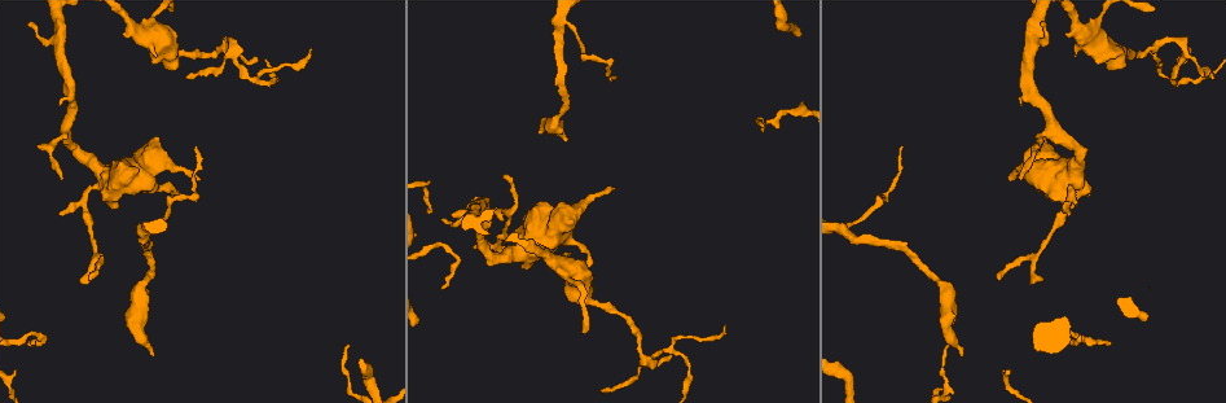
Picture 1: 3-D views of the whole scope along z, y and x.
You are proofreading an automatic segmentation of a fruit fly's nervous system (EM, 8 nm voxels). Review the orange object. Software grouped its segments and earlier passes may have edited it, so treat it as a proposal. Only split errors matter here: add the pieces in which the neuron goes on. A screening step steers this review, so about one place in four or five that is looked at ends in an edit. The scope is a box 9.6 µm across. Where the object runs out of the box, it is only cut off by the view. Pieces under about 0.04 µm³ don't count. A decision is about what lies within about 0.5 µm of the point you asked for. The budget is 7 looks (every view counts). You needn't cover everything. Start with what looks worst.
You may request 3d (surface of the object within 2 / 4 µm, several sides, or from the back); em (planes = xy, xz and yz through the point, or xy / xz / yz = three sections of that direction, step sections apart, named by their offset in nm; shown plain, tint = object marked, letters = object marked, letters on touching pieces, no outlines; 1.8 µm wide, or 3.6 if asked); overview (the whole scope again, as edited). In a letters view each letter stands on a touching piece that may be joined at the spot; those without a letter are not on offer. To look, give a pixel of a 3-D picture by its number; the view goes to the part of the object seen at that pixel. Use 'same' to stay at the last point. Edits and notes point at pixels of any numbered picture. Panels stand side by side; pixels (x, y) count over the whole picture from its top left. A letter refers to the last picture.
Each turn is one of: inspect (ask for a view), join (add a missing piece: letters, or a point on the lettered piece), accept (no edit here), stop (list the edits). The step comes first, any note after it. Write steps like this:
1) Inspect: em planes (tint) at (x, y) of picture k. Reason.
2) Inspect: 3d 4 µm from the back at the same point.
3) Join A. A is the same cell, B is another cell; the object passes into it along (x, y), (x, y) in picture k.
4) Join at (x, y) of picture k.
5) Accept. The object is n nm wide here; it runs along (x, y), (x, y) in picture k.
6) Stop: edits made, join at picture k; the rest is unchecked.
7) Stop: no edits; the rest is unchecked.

Inspect: em yz step 4 (tint) at (569, 139) of picture 1. Branch stops here.

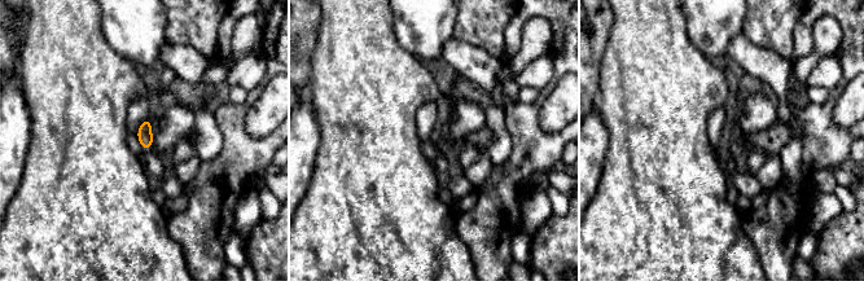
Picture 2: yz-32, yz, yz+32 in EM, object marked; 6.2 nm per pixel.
Inspect: em planes (letters) at the same point. Cut it another way.

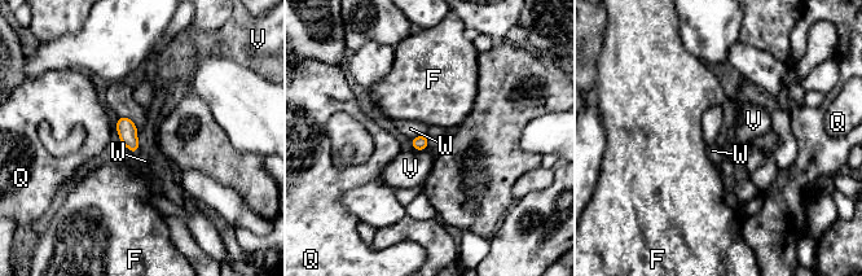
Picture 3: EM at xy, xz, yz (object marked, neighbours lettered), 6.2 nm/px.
Accept. The longest contact is with W, 100 nm; F, Q, V and W are other cells; none of them fits.

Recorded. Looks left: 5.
Inspect: em planes (plain) at (724, 327) of picture 1. Free end.

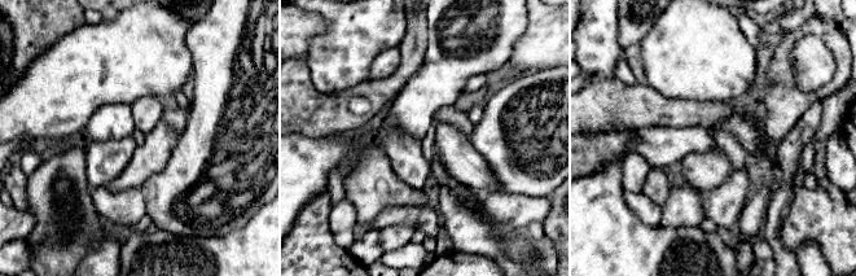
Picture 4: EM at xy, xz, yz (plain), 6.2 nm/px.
Inspect: em planes (letters) at the same point.

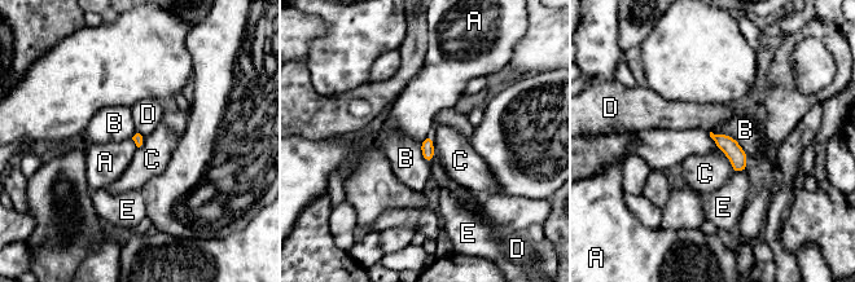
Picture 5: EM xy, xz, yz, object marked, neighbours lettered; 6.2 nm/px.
Accept. A, B, C, D and E are other cells; a border runs along (709, 136), (722, 150) in picture 5; none of them fits.

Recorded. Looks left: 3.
Inspect: 3d 4 µm at (1072, 207) of picture 1. An open end.

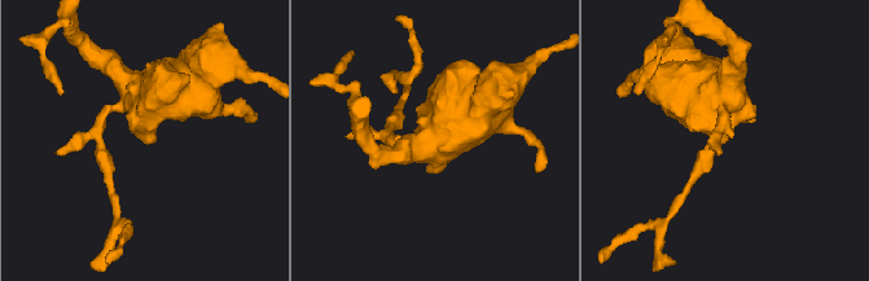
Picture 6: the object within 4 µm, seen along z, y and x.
Inspect: em 3.6 µm xy step 4 (tint) at (723, 138) of picture 6.

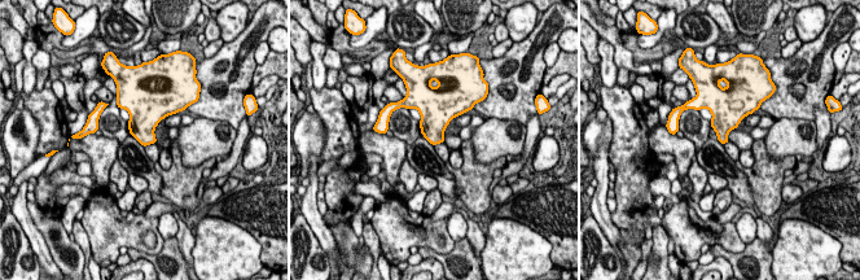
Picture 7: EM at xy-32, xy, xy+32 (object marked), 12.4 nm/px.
Inspect: em 3.6 µm planes (letters) at the same point.

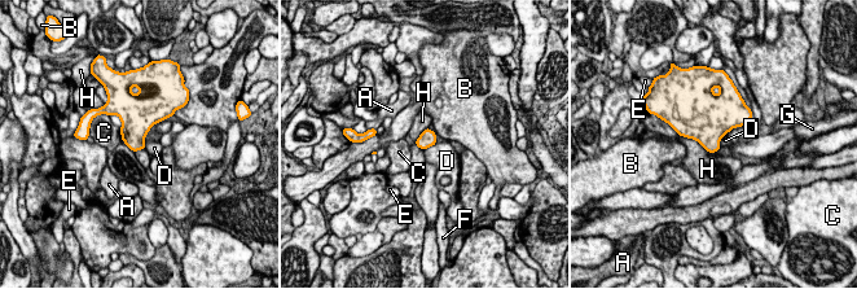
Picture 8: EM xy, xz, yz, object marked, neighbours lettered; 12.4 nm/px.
Accept. The longest contact is with H, 550 nm; A, B, C, D, E, F, G and H are other cells; a border runs along (726, 134), (720, 140), (720, 145) in picture 8; no lettered piece goes on from it.

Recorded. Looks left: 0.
Stop: no edits; the rest is unchecked.

